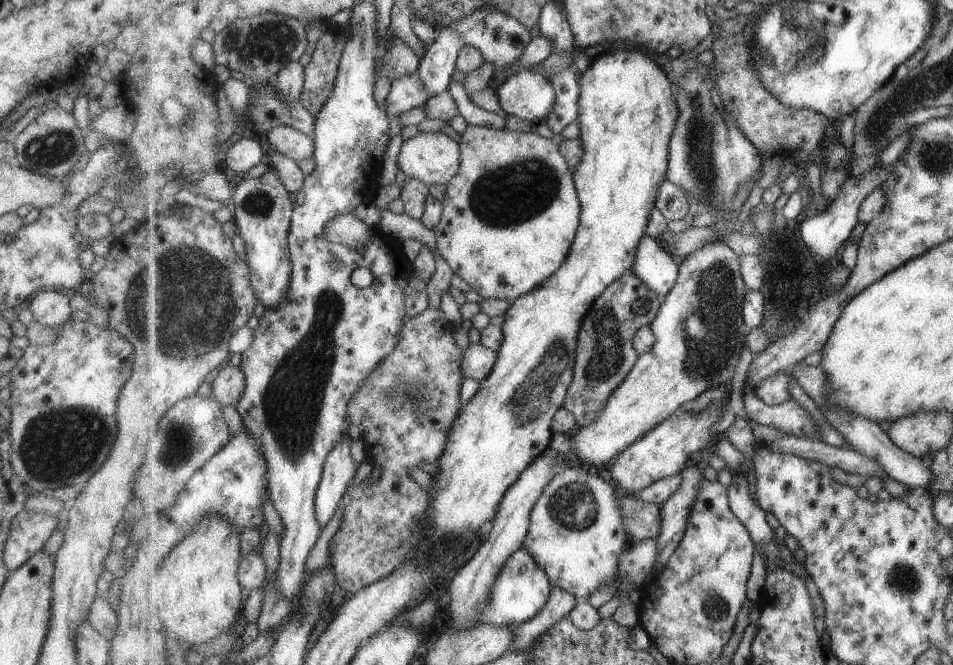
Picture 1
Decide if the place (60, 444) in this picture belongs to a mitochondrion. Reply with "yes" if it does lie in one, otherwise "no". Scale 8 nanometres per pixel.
yes

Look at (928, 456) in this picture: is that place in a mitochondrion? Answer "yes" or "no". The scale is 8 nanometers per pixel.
no

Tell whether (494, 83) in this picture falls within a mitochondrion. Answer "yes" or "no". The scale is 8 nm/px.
no

